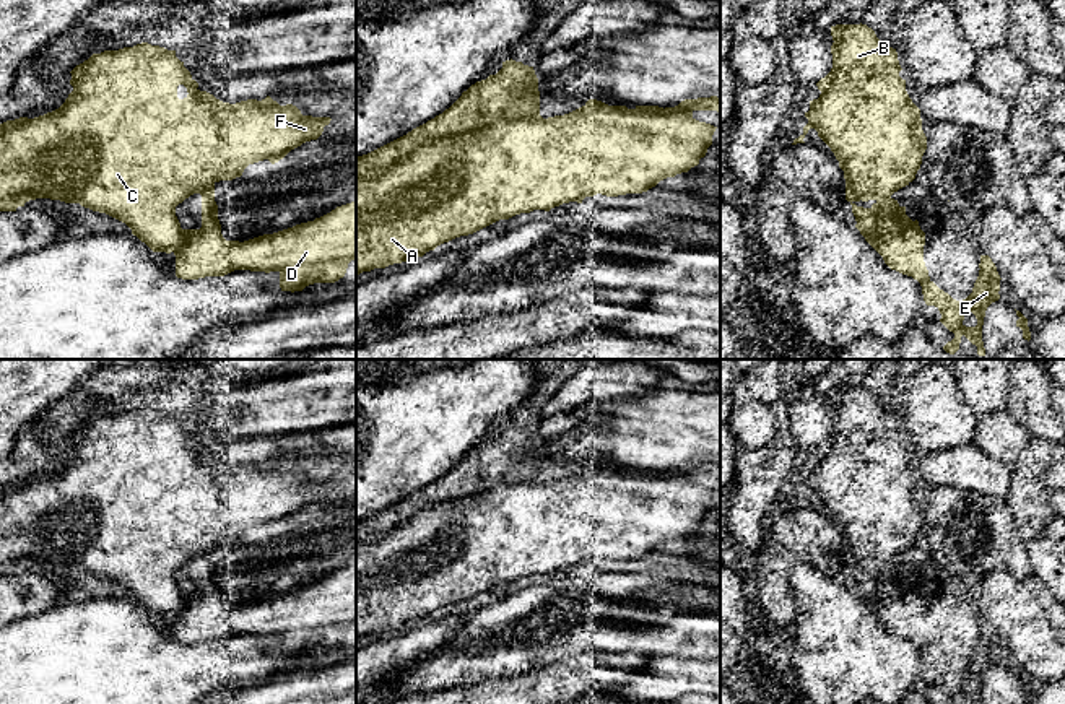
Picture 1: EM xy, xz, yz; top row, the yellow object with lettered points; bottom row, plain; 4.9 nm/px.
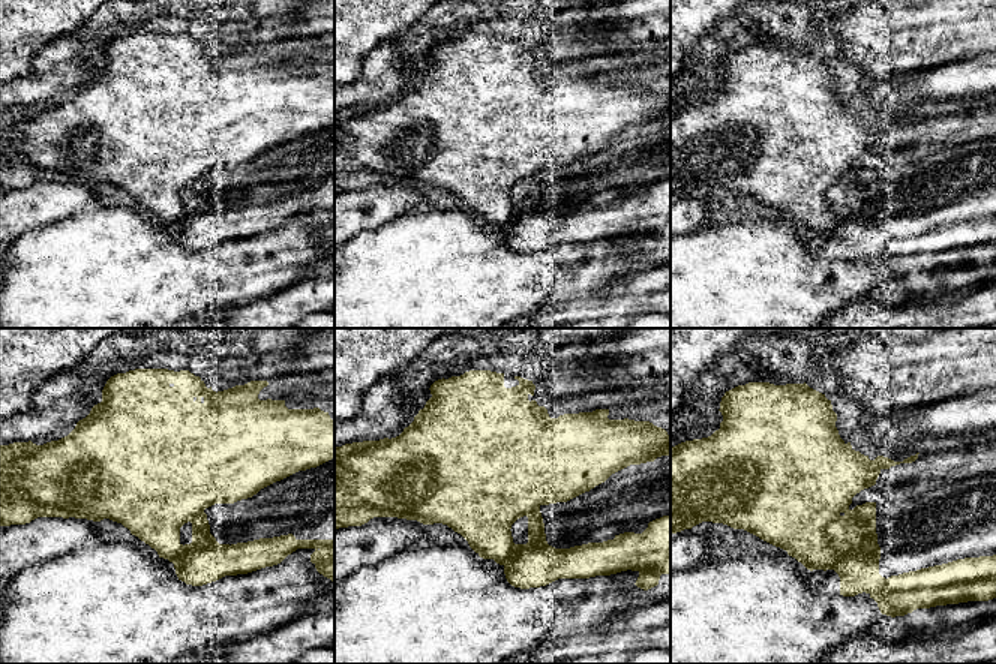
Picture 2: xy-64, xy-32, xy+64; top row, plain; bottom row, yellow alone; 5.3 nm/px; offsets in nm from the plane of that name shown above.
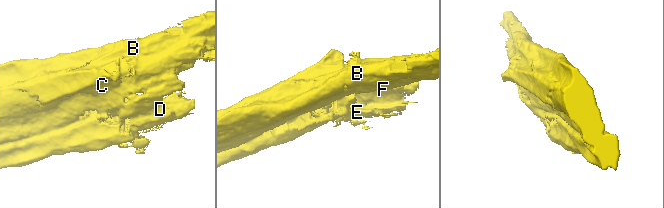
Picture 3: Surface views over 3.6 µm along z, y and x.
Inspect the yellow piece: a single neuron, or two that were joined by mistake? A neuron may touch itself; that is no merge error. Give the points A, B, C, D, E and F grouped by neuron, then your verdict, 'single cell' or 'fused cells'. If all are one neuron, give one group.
groups A B C F / D E; fused cells

